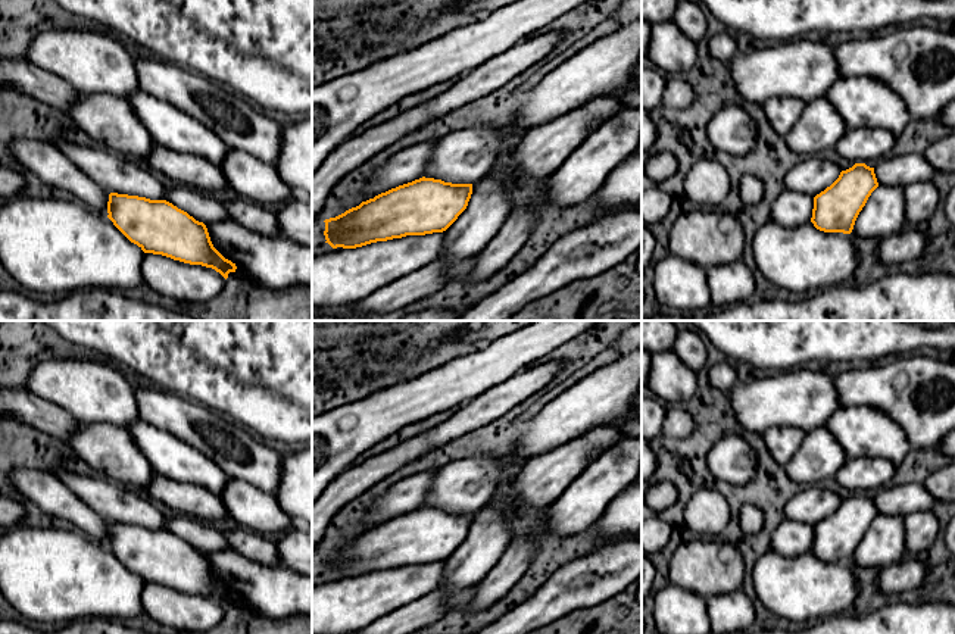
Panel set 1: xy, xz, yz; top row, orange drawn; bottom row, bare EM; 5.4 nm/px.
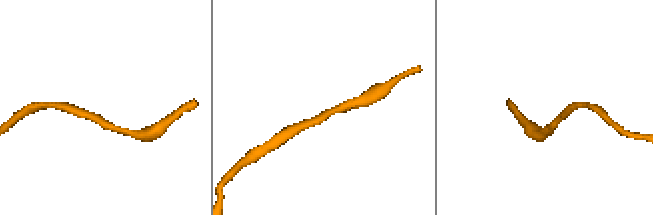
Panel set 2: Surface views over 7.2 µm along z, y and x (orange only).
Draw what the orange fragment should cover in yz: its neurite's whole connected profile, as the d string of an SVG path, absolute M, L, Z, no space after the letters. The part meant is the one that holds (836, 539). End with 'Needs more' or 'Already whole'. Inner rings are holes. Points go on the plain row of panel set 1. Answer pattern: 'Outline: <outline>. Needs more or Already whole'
Outline: M855 493L814 527L811 552L824 562L851 563L859 541L877 516L874 497Z. Already whole

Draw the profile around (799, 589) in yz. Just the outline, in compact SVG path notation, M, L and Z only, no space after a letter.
M770 550L759 556L753 587L775 616L800 624L849 613L859 594L852 563L824 562L812 552L786 558Z

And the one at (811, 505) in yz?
M821 482L802 487L784 507L784 518L815 527L830 516L842 499Z

